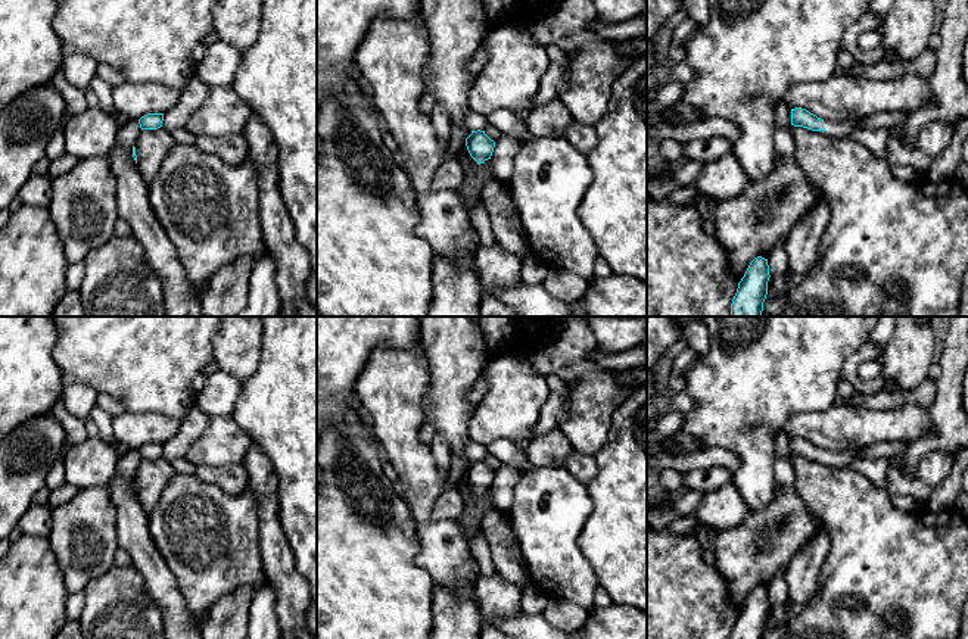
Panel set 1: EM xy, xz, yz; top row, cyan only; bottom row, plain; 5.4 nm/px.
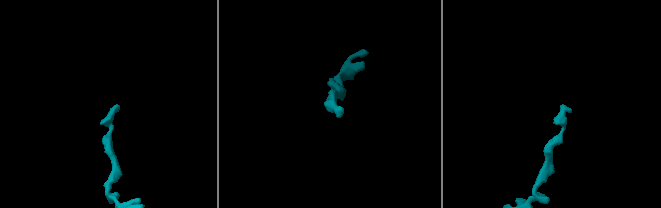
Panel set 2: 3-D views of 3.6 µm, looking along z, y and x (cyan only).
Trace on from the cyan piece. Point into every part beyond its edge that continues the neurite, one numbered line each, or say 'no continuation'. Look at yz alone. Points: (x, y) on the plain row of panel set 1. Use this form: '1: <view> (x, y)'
1: yz (836, 458)

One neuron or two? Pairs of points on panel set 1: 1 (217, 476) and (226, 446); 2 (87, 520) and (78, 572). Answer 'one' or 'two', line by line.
1: two
2: one

